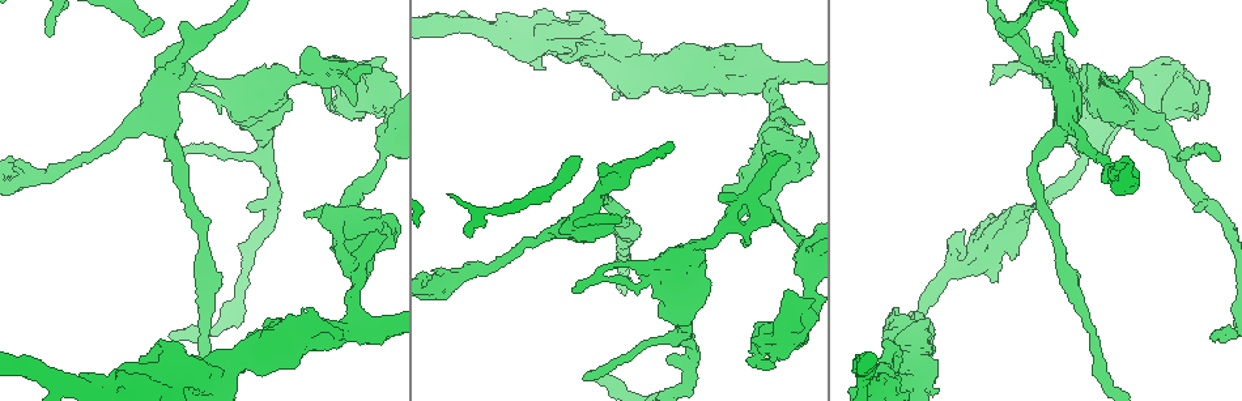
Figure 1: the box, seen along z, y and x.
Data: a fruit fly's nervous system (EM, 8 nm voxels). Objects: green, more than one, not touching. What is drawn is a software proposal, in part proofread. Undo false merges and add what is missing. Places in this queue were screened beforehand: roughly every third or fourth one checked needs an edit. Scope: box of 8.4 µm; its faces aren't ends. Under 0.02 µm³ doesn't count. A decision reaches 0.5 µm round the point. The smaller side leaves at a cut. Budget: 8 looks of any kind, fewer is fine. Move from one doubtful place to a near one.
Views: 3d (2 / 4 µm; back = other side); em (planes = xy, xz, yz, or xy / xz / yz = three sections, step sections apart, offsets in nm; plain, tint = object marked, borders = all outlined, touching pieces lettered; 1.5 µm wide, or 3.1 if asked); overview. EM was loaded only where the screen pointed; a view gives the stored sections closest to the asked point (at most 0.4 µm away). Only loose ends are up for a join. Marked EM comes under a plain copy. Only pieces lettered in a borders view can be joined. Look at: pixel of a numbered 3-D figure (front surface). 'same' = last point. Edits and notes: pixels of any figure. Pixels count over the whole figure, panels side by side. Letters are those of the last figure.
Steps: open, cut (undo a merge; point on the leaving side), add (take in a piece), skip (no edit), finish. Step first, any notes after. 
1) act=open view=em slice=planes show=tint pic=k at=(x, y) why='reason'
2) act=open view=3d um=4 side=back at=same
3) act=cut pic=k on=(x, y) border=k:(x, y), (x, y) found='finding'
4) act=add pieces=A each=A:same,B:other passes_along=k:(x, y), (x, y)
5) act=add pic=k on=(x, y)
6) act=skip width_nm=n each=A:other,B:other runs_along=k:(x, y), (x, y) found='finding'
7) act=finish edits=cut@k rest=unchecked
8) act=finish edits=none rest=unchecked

act=open view=3d um=2 pic=1 at=(260, 152) why='three-way junction'

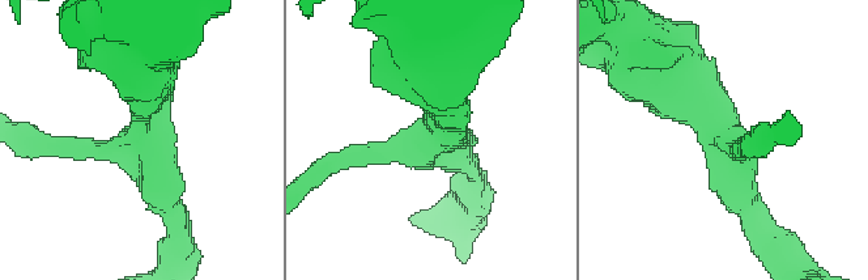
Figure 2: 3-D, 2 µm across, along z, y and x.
act=open view=em slice=xz step=4 show=borders pic=2 at=(724, 136) arms=3 arm_widths_nm=160,170,500 why='now the EM'

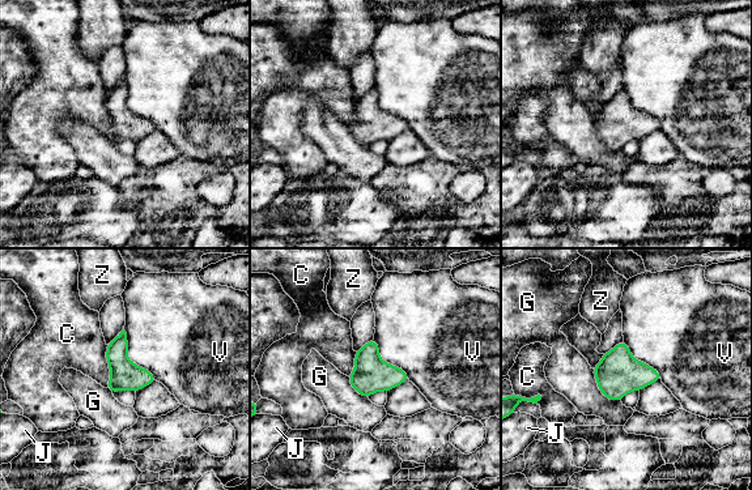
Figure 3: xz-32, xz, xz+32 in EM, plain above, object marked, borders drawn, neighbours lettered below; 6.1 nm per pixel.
act=skip longest_contact=V:380nm each=C:other,G:other,J:other,V:other,Z:other found='continuous, no second neuron'

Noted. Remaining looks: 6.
act=open view=3d um=2 pic=1 at=(1211, 336) why='free end'

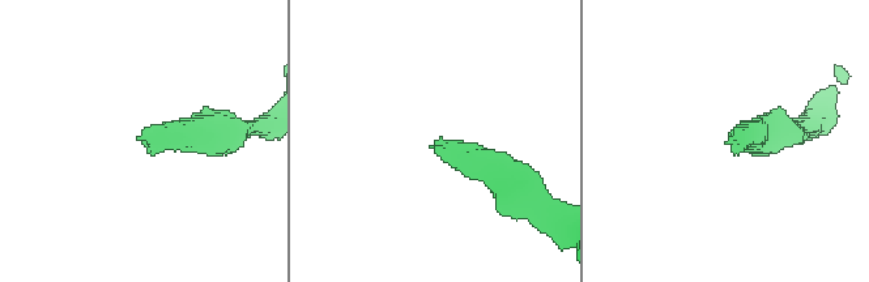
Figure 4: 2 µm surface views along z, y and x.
act=open view=em slice=planes show=borders pic=4 at=(726, 143)

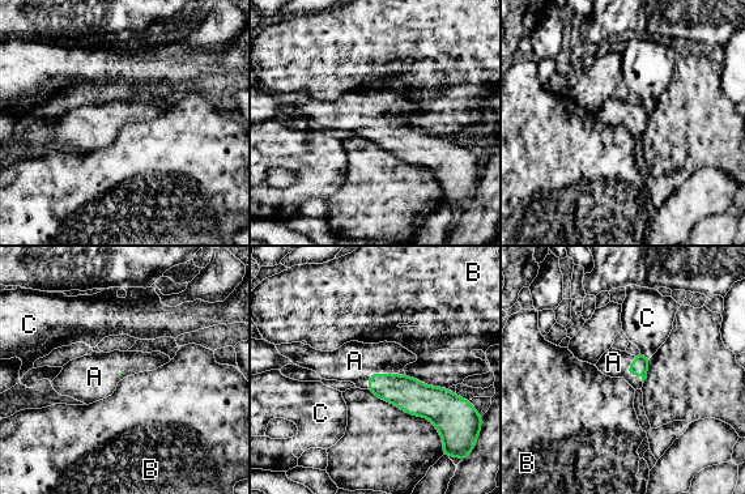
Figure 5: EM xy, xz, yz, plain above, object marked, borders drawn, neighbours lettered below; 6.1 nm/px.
act=add pic=5 on=(354, 361) each=A:same,B:other,C:other passes_along=5:(412, 396), (379, 374), (354, 361) found='it goes on there'

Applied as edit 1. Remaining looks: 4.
act=open view=3d um=4 pic=1 at=(788, 116) why='closes a loop'

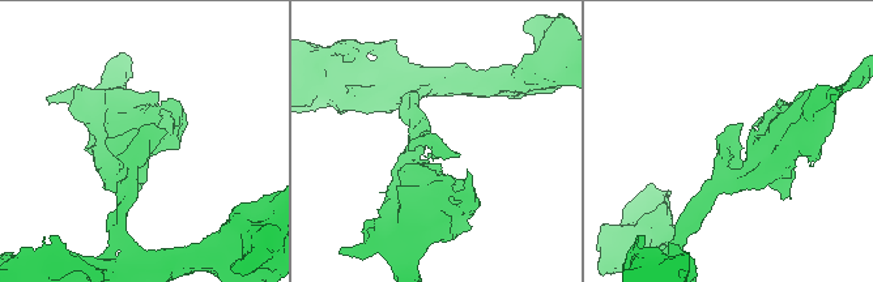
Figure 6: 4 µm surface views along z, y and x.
act=open view=em slice=planes show=borders pic=6 at=(144, 136) why='need the tissue'

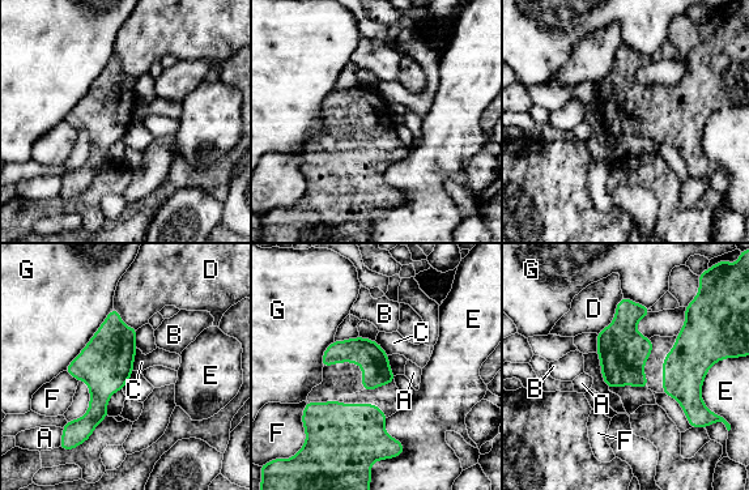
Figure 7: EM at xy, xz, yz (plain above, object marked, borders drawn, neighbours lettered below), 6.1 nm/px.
act=skip each=A:other,B:other,C:other,D:other,E:other,F:other,G:other border=7:(622, 297), (613, 320), (596, 333) found='all the same neuron'

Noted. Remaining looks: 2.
act=finish edits=add@5 rest=unchecked

